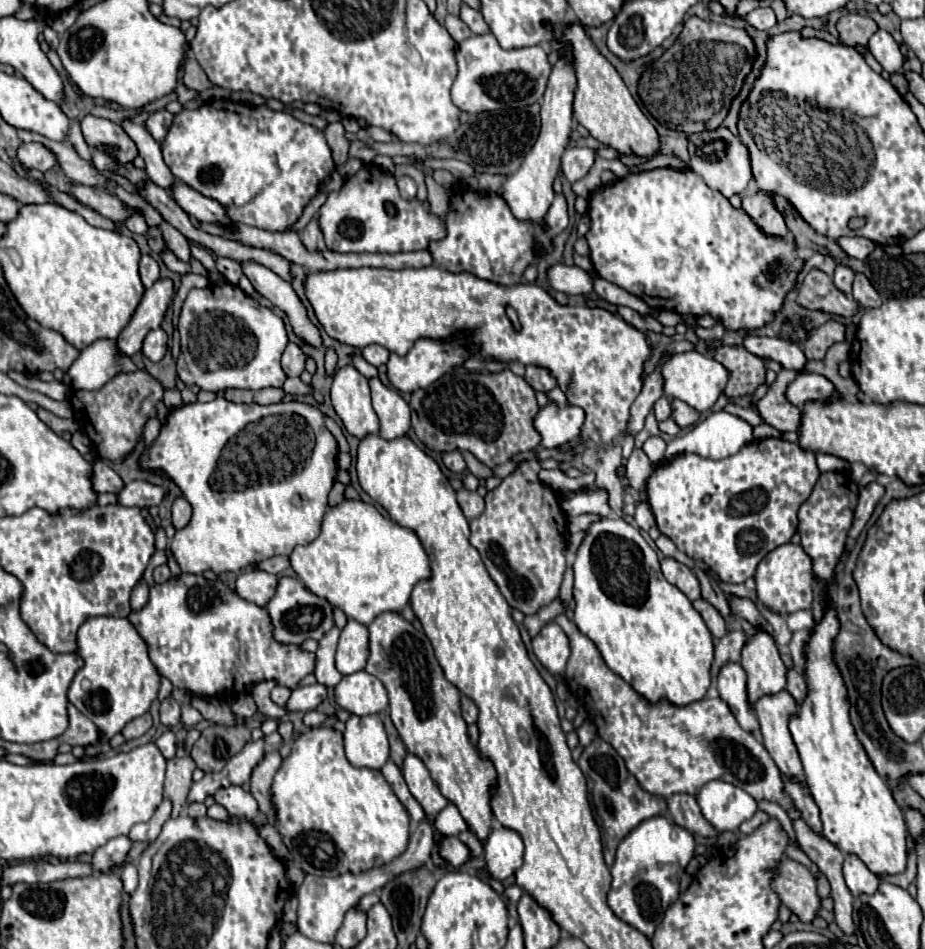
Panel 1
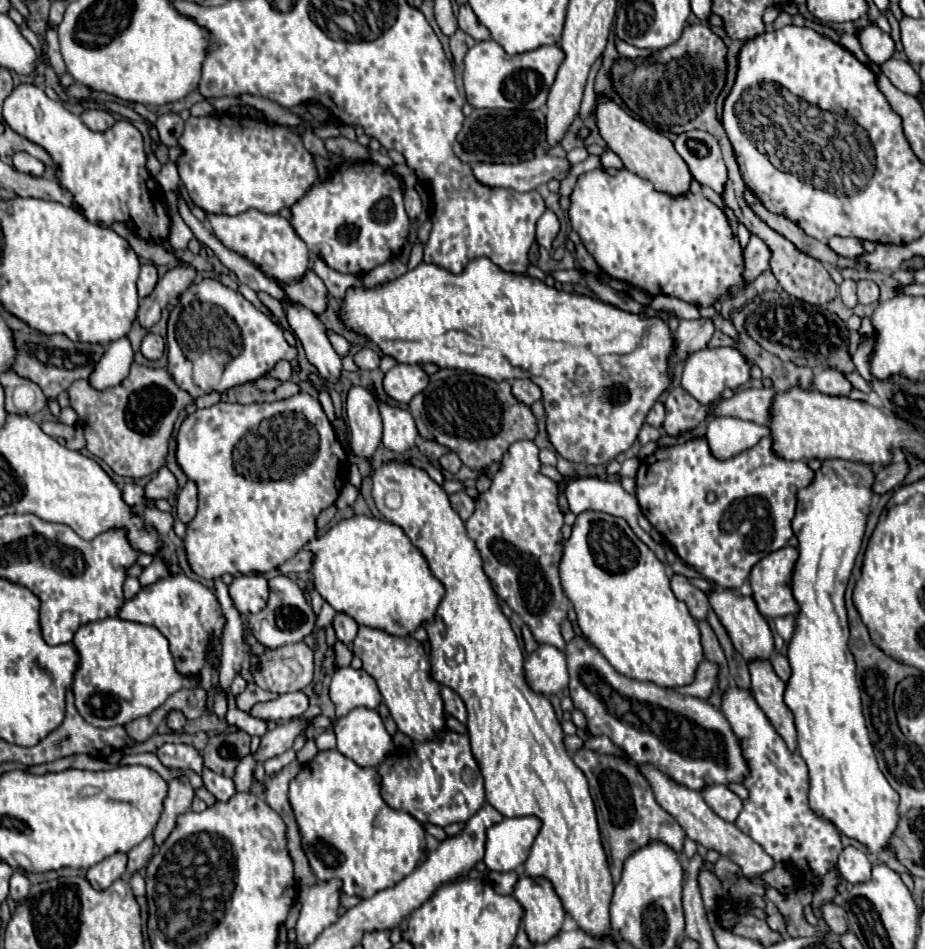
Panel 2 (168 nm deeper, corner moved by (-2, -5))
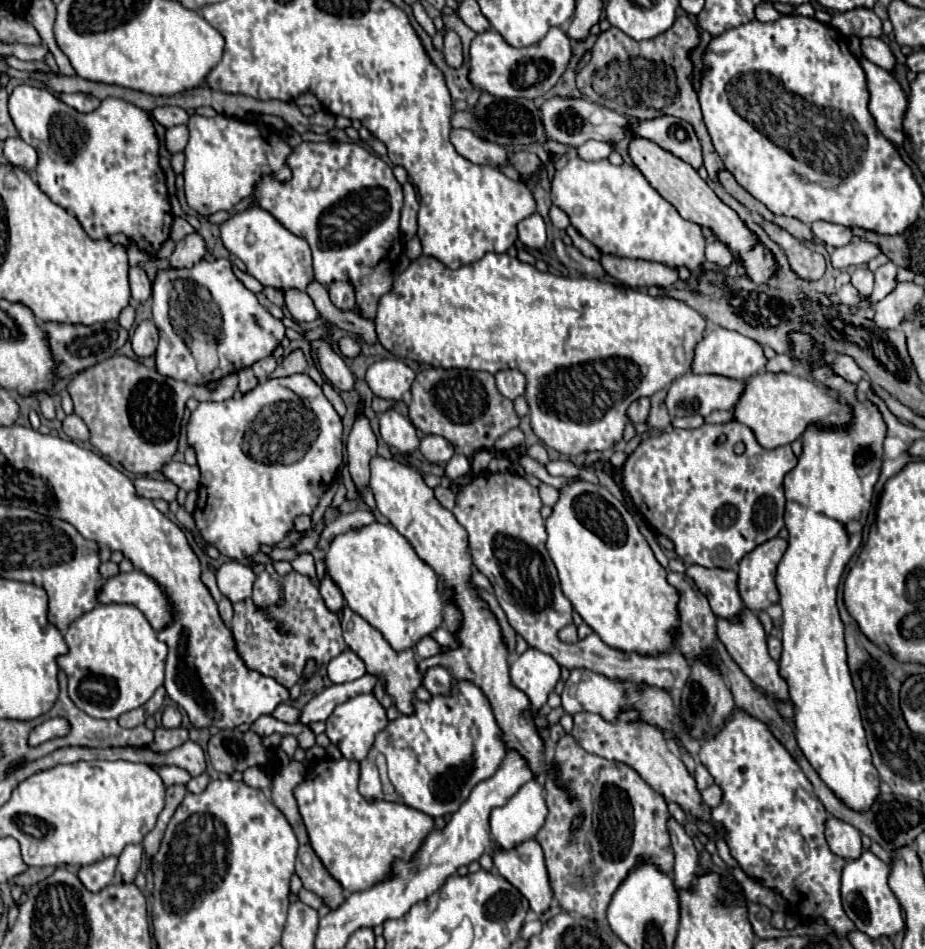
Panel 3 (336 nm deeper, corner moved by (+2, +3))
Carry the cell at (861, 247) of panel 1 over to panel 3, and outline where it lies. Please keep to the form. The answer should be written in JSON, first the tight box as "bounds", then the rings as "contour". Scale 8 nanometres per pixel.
{"bounds":[812,220,852,246],"contour":[[[818,220],[818,222],[812,222],[812,234],[824,242],[826,246],[846,246],[850,244],[852,240],[852,232],[844,226],[838,226],[838,224],[830,224],[830,222],[824,222],[824,220]]]}

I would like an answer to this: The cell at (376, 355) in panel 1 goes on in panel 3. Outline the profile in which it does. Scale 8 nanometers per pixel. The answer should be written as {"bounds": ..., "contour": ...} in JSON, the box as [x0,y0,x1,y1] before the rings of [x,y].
{"bounds":[338,336,360,358],"contour":[[[350,336],[340,338],[340,340],[338,340],[338,348],[340,348],[340,352],[342,352],[344,356],[348,356],[348,358],[354,358],[354,356],[360,354],[358,342],[356,342],[354,338],[350,338]]]}

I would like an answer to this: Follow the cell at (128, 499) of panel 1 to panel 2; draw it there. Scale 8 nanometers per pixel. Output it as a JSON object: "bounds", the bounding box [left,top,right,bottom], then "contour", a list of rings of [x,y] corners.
{"bounds":[144,466,178,500],"contour":[[[162,466],[158,470],[158,476],[152,478],[146,486],[144,486],[144,496],[148,500],[158,500],[158,498],[170,498],[174,496],[178,490],[178,484],[176,484],[176,478],[172,476],[172,472]]]}

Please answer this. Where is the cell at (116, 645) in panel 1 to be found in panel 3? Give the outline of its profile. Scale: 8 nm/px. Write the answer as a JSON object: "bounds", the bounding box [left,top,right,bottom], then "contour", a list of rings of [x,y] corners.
{"bounds":[56,604,166,718],"contour":[[[132,604],[94,606],[94,610],[82,614],[70,624],[64,640],[68,644],[68,652],[64,656],[58,656],[56,662],[68,676],[68,696],[80,710],[84,710],[92,718],[118,718],[124,712],[140,708],[164,682],[166,644],[156,638],[154,628]]]}

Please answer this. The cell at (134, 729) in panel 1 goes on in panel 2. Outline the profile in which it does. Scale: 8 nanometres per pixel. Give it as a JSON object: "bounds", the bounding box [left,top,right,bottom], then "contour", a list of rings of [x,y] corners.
{"bounds":[124,716,156,742],"contour":[[[148,716],[136,718],[136,720],[128,722],[124,728],[126,728],[128,736],[130,736],[134,742],[144,742],[144,740],[148,740],[148,738],[156,732],[156,726],[148,720]]]}

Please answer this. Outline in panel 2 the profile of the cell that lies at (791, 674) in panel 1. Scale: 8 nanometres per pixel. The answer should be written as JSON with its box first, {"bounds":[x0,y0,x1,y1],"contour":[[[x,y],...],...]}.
{"bounds":[772,654,792,682],"contour":[[[776,654],[776,656],[772,658],[772,666],[774,666],[774,672],[778,674],[778,678],[780,678],[780,680],[784,680],[784,682],[788,682],[788,680],[790,680],[792,670],[790,670],[790,664],[788,664],[788,658],[786,658],[786,656]]]}

